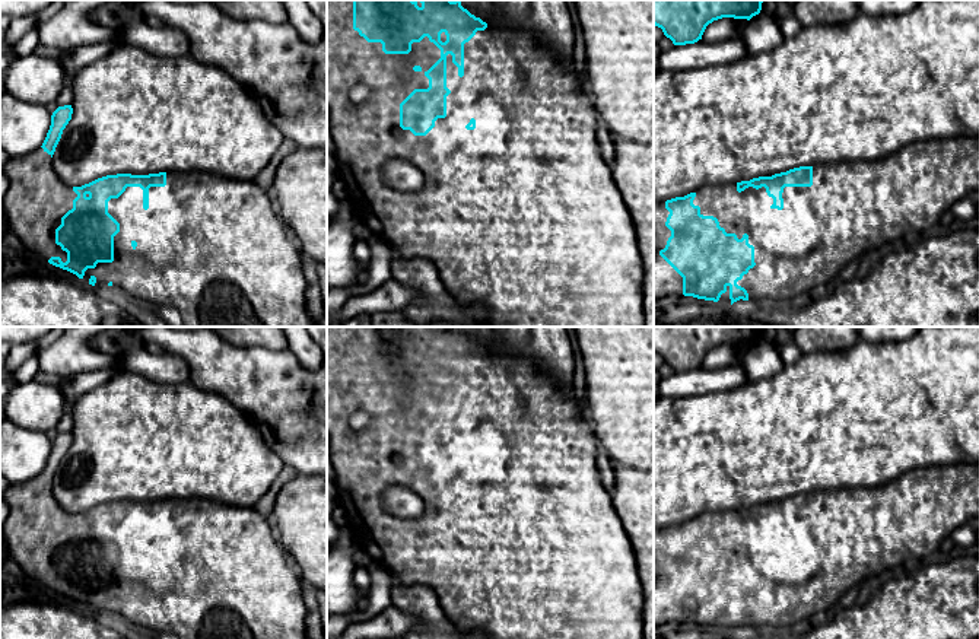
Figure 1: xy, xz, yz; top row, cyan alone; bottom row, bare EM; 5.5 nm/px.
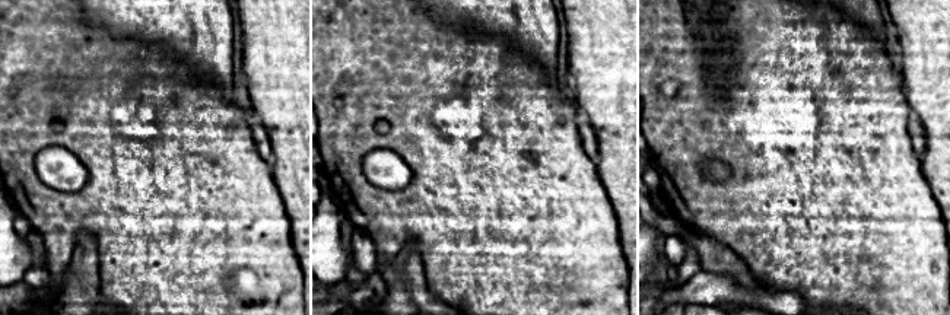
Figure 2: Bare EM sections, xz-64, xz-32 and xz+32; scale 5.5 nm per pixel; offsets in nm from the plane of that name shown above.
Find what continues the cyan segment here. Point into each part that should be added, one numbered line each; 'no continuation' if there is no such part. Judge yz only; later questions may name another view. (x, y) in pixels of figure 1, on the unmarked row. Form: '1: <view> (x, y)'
1: yz (852, 534)

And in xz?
1: xz (521, 541)

